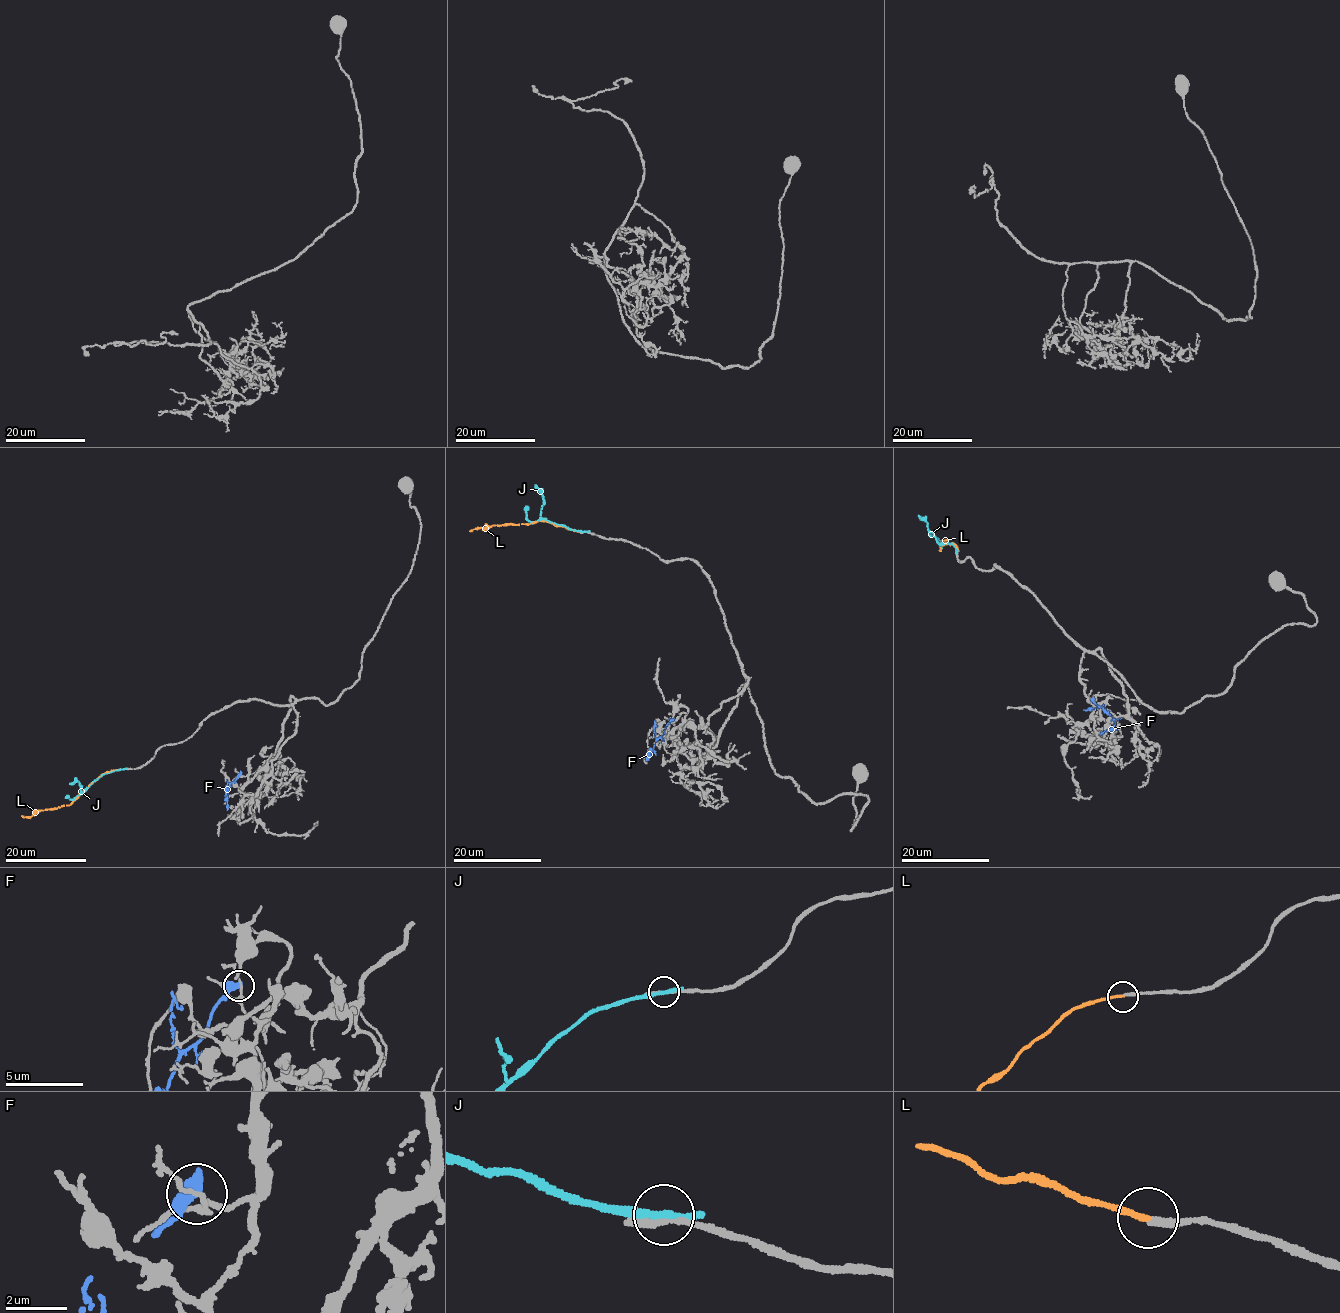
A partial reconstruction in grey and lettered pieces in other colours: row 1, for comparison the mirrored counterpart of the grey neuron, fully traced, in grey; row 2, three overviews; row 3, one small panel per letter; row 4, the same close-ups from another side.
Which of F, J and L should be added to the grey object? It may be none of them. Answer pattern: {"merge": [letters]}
{"merge": ["L"]}

